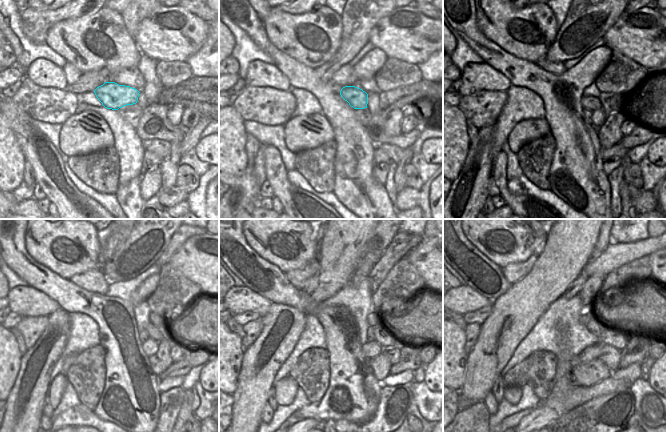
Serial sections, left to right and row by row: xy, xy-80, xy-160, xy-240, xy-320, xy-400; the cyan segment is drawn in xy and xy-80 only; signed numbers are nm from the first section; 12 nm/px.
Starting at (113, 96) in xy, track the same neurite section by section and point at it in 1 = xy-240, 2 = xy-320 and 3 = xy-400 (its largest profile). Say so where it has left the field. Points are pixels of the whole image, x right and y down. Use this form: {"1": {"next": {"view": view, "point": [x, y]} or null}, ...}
{"1": {"next": {"view": "xy-240", "point": [150, 329]}}, "2": {"next": {"view": "xy-320", "point": [387, 340]}}, "3": {"next": {"view": "xy-400", "point": [611, 337]}}}

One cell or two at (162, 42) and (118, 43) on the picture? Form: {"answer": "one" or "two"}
{"answer": "two"}

